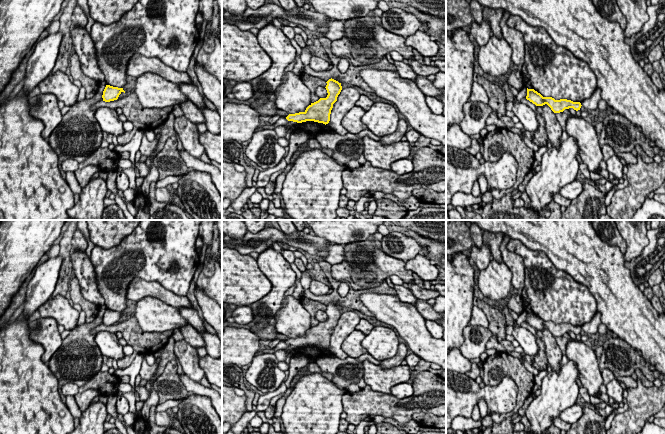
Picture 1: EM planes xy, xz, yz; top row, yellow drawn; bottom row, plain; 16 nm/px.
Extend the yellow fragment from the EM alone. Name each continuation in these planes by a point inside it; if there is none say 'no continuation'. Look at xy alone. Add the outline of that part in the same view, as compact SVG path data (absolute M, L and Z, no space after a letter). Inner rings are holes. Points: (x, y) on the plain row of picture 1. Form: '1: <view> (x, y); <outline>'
no continuation

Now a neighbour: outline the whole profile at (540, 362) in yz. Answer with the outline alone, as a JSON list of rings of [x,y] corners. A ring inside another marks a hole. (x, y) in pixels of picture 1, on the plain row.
[[[537,336],[537,344],[538,344],[538,352],[533,357],[532,366],[535,367],[538,371],[543,370],[547,371],[549,363],[546,356],[545,343],[538,336]]]

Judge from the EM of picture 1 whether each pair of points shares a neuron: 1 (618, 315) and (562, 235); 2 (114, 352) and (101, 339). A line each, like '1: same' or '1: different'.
1: same
2: same

